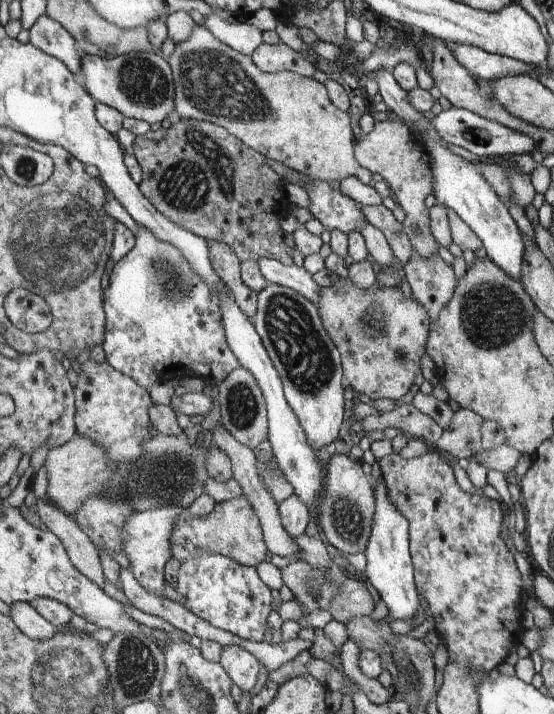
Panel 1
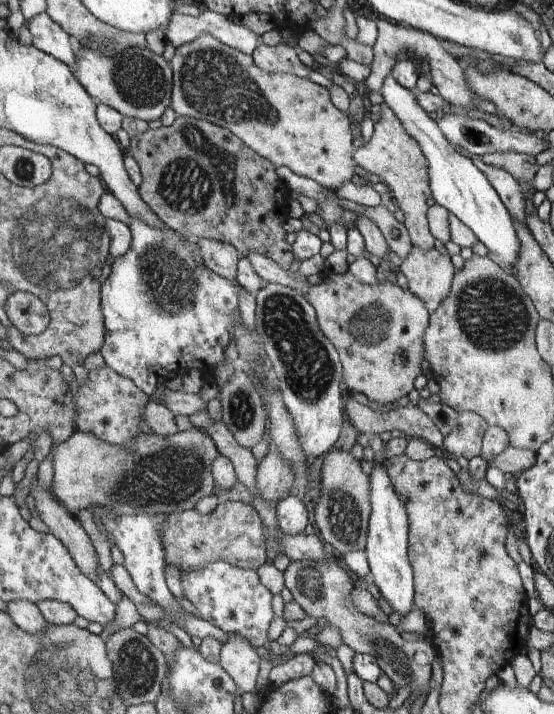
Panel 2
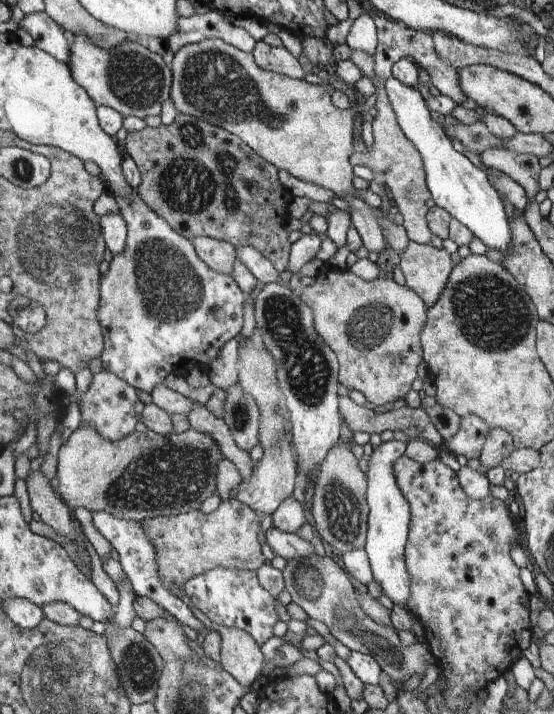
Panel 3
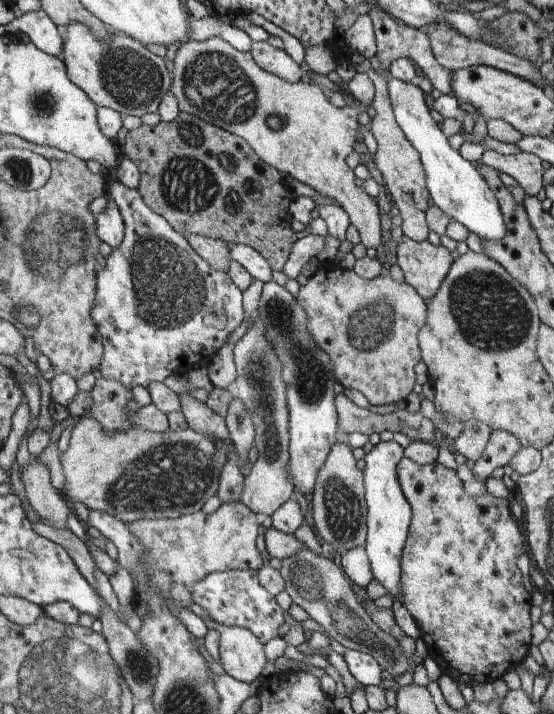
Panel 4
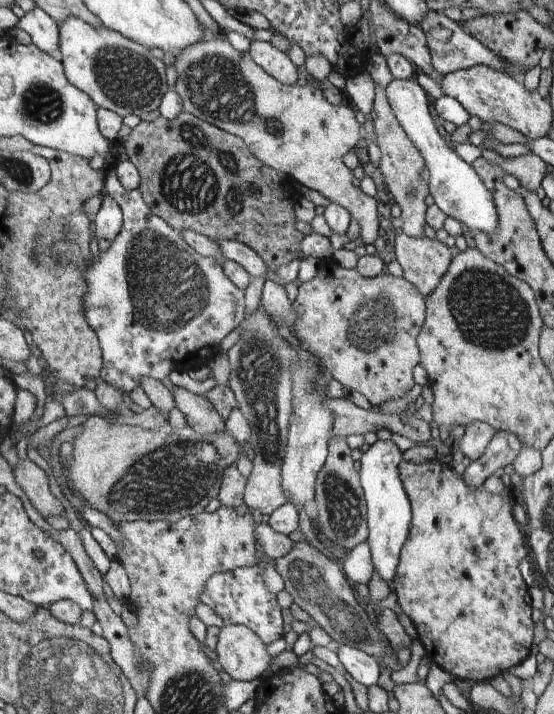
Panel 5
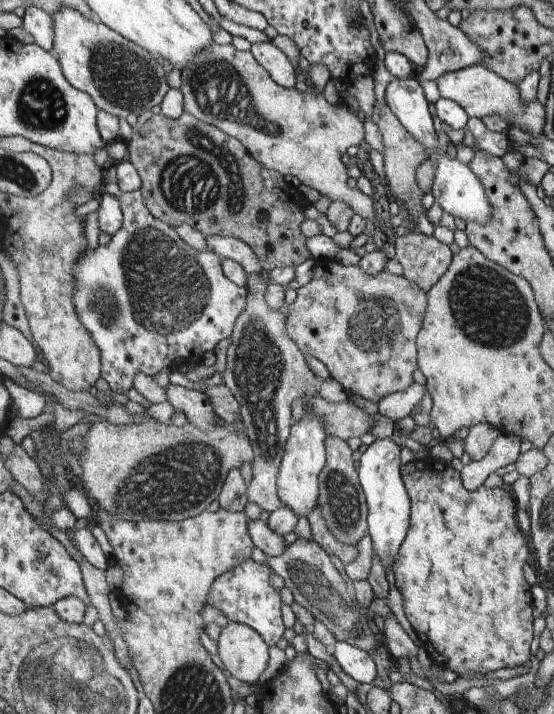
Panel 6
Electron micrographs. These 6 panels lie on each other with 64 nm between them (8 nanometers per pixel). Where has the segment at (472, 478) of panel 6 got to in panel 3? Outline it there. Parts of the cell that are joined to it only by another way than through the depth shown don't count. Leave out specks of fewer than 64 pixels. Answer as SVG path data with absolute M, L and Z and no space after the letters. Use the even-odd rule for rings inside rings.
M491 429L490 436L483 446L478 472L486 475L490 469L497 467L516 448L513 436L504 429Z

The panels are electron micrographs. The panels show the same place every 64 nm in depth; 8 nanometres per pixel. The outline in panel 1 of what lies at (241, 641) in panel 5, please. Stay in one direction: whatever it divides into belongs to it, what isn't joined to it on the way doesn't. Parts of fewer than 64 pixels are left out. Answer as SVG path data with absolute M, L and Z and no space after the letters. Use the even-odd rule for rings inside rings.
M224 645L219 663L228 673L231 681L244 692L250 692L254 688L260 670L260 661L251 651L246 650L242 645Z

